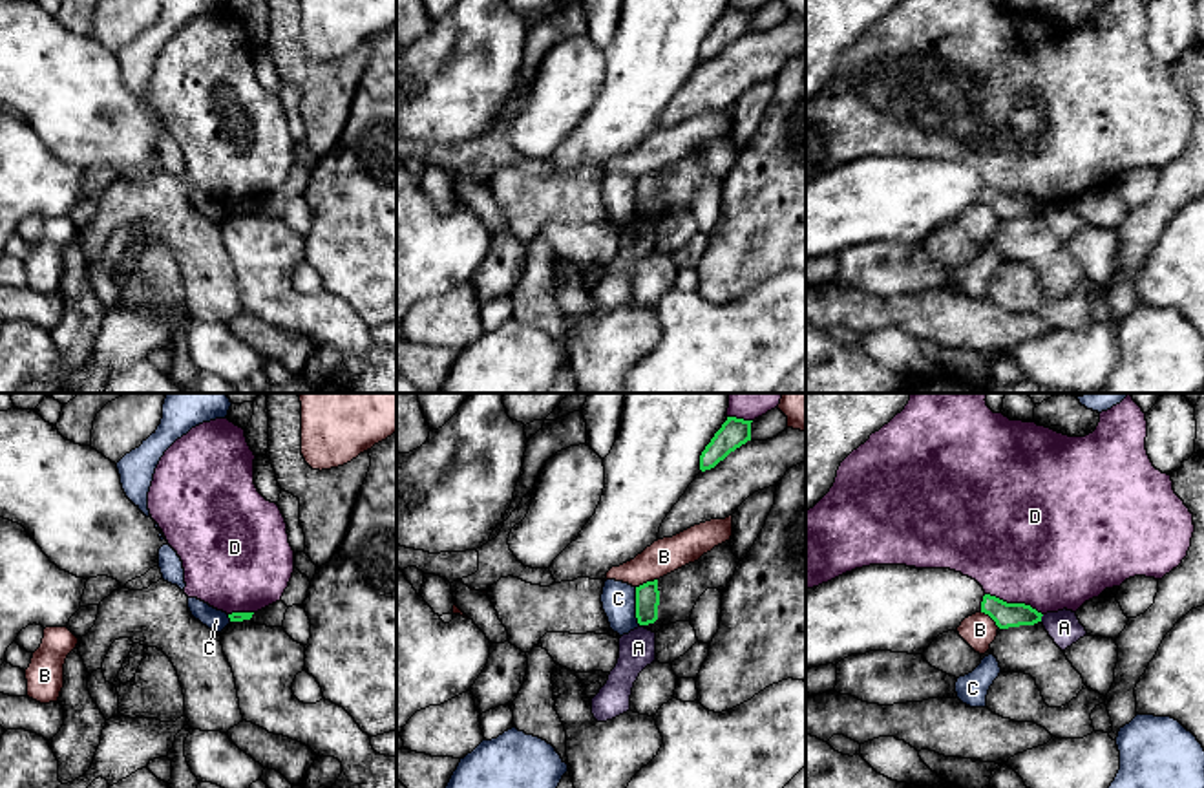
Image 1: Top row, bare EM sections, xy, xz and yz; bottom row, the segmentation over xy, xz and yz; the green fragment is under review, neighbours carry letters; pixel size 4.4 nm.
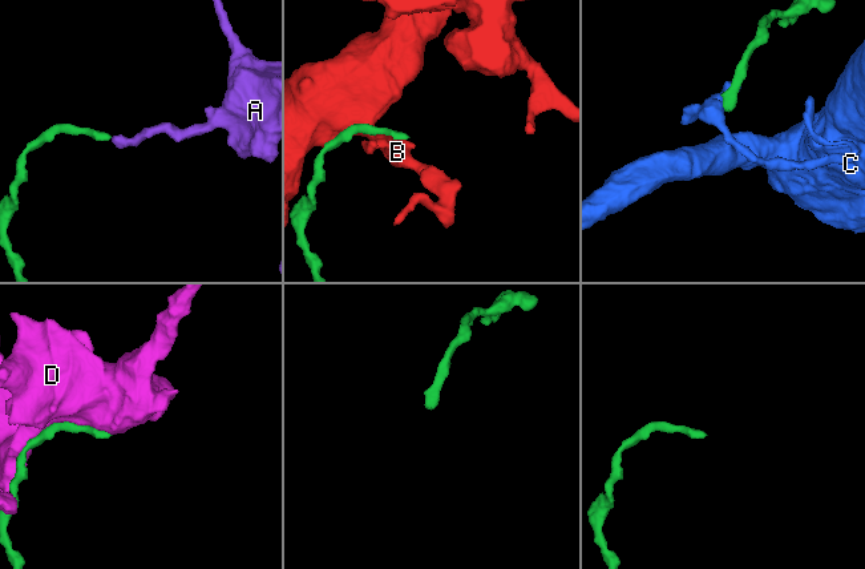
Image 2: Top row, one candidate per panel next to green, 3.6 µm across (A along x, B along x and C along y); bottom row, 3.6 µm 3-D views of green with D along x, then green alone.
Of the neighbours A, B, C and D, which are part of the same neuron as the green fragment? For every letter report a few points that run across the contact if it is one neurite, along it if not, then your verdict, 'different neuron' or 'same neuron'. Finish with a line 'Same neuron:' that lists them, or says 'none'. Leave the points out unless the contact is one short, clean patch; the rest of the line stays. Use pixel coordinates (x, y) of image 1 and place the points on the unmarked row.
A: yz (1044, 205), (1040, 211) | different neuron
B: xz (656, 169), (636, 178) | different neuron
C: different neuron
D: different neuron
Same neuron: none

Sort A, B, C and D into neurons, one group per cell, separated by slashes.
A / B / C / D

